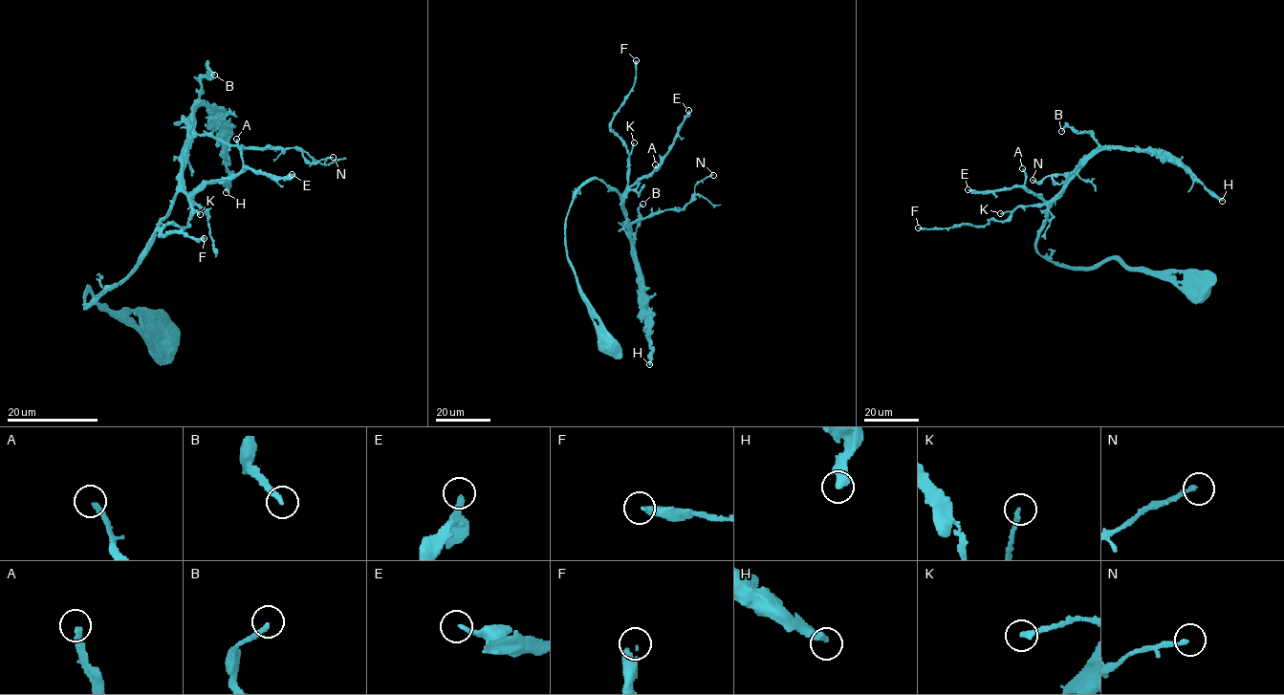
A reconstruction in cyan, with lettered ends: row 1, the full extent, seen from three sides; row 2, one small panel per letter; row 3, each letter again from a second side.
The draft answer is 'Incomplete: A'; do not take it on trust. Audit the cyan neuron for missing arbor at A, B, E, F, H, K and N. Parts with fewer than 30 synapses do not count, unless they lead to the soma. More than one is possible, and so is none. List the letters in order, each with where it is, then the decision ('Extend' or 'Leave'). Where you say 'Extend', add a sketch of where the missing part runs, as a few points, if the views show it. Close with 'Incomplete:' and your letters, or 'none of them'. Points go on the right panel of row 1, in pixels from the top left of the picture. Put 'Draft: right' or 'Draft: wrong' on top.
Draft: wrong
A: Place: (1022, 168). Leave
B: Place: (1061, 131). Leave
E: Place: (968, 189). Leave
F: Place: (918, 228). Leave
H: Place: (1222, 201). Leave
K: Place: (1000, 213). Leave
N: Place: (1033, 180). Leave
Incomplete: none of them

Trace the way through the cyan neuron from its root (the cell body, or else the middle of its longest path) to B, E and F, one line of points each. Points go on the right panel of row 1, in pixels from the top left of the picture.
B: (1199, 285), (1115, 259), (1070, 268), (1039, 254), (1050, 204), (1098, 146), (1089, 132), (1061, 131)
E: (1199, 285), (1164, 280), (1115, 259), (1087, 268), (1054, 263), (1036, 250), (1052, 200), (1020, 186), (968, 189)
F: (1199, 285), (1115, 259), (1087, 268), (1047, 260), (1036, 237), (1052, 200), (982, 227), (918, 228)

